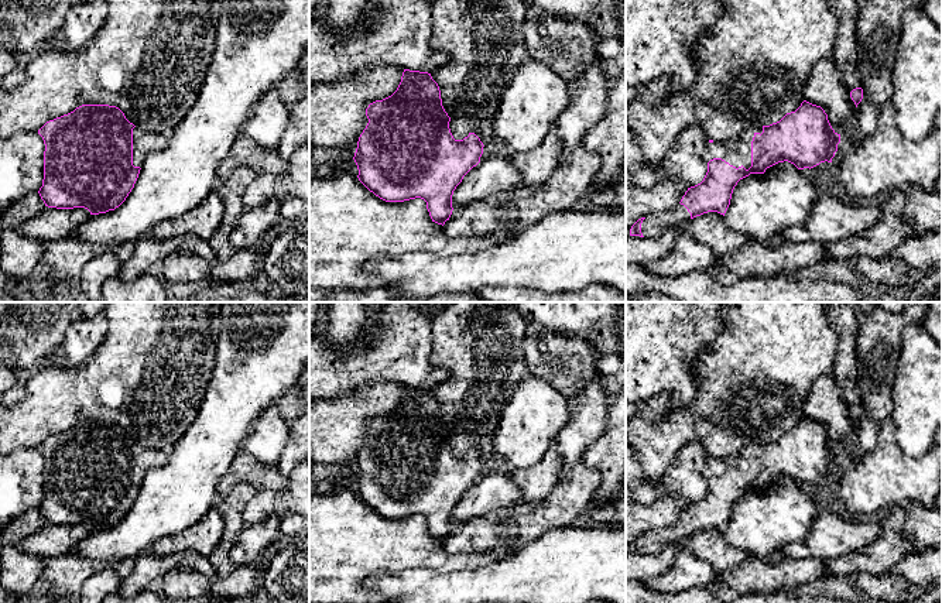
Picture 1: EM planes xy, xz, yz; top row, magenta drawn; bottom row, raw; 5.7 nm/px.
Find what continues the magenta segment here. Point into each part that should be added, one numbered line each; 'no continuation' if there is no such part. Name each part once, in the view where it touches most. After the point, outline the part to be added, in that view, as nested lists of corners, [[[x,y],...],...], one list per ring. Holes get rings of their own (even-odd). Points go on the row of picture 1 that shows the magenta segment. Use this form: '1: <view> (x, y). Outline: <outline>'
1: yz (737, 151). Outline: [[[763,127],[747,129],[729,141],[708,141],[703,154],[706,164],[713,158],[722,158],[736,168],[743,165],[749,169],[751,167],[751,141],[756,133],[761,134]]]
2: yz (653, 225). Outline: [[[678,203],[675,208],[661,213],[648,215],[641,223],[644,237],[657,237],[669,227],[684,227],[691,220],[688,209]]]

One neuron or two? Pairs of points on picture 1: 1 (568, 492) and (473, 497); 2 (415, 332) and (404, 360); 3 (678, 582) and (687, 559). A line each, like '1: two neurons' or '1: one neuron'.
1: two neurons
2: one neuron
3: one neuron

